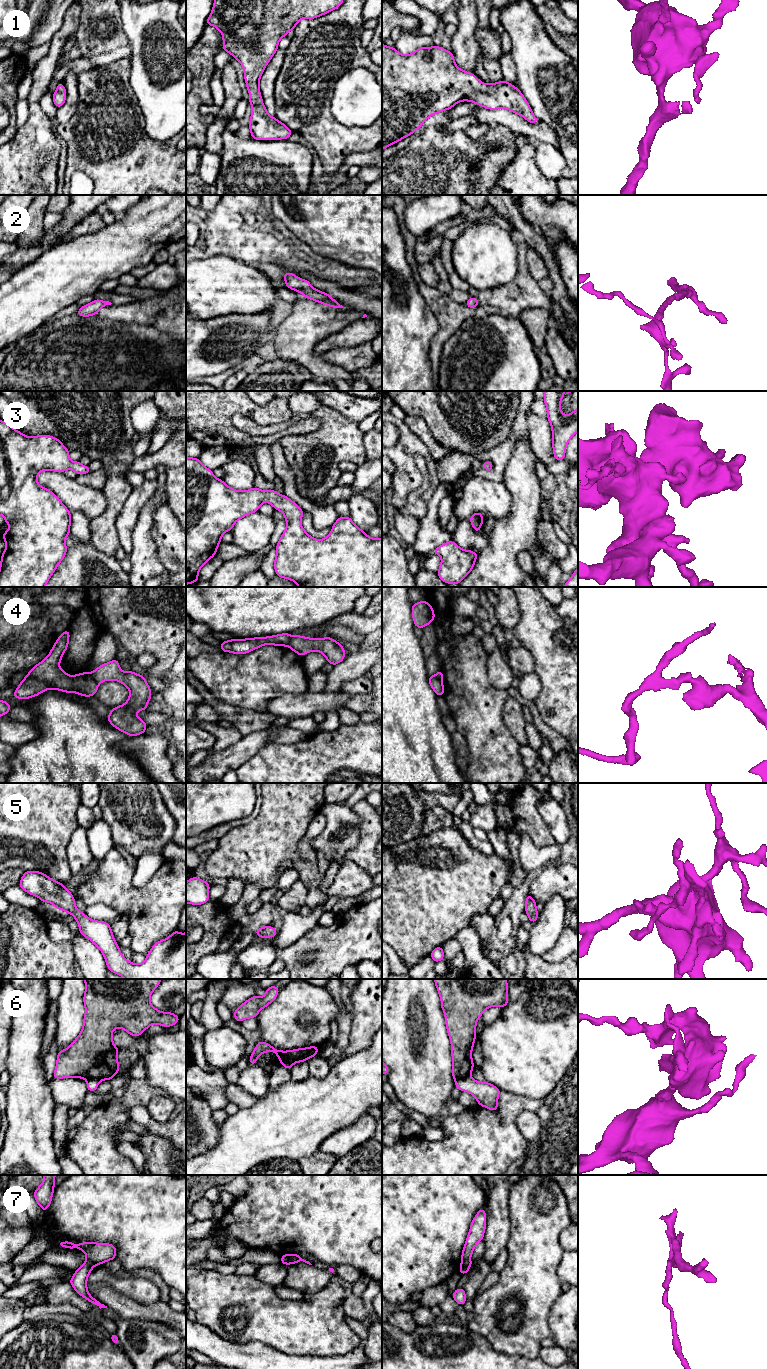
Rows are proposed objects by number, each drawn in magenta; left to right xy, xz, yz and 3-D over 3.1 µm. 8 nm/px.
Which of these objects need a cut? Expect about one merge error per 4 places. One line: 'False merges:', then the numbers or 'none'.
False merges: 4, 6, 7

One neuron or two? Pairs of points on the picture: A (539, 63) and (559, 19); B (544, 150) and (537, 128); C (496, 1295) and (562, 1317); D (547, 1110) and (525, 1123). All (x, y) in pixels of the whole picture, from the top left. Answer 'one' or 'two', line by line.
A: two
B: two
C: two
D: two

